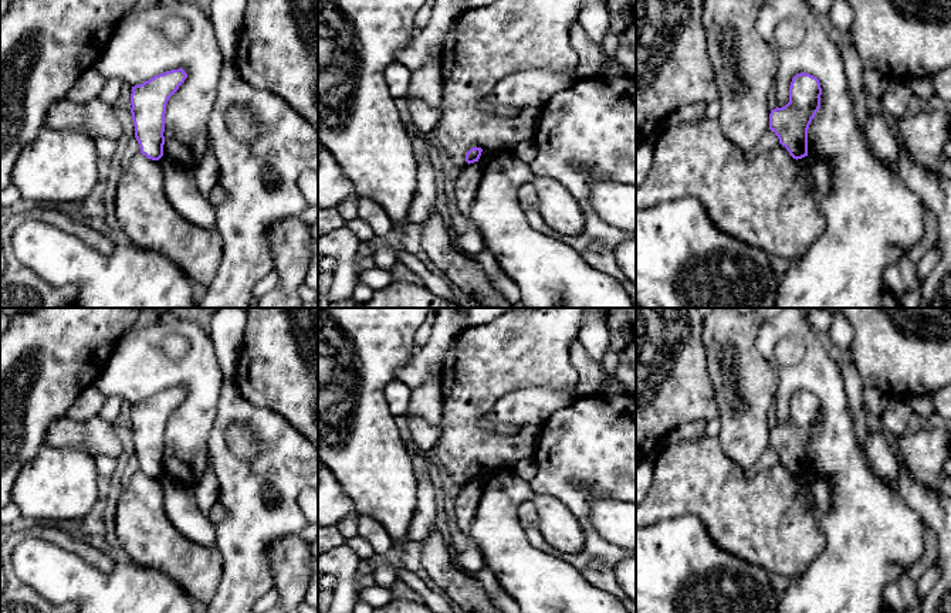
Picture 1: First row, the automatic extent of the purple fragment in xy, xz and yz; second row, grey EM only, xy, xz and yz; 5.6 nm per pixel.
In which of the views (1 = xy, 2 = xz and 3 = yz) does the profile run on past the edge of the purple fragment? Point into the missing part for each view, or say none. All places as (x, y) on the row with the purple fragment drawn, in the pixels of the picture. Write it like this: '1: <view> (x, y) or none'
1: none
2: none
3: none

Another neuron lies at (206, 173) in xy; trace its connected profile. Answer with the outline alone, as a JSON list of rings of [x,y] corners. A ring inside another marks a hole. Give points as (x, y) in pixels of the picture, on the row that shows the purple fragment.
[[[207,138],[206,155],[193,172],[197,189],[203,197],[210,201],[211,189],[217,184],[219,180],[219,163],[210,138]]]

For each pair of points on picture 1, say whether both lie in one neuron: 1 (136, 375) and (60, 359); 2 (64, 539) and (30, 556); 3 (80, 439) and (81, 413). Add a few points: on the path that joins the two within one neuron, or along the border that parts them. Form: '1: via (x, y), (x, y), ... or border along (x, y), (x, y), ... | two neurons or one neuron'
1: border along (119, 339), (102, 372), (91, 385) | two neurons
2: border along (34, 532), (78, 554), (84, 559) | two neurons
3: border along (98, 413), (83, 420), (73, 420), (66, 416) | two neurons

